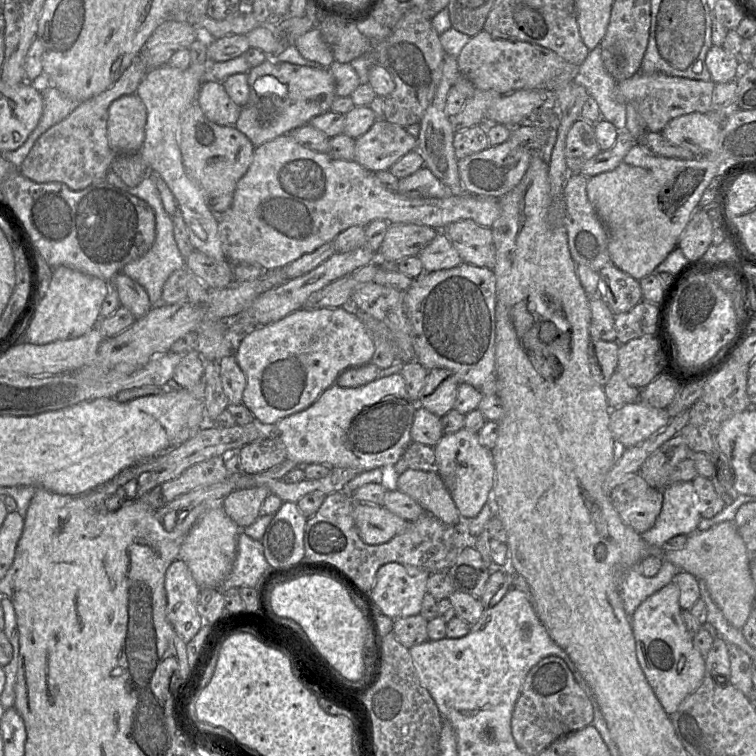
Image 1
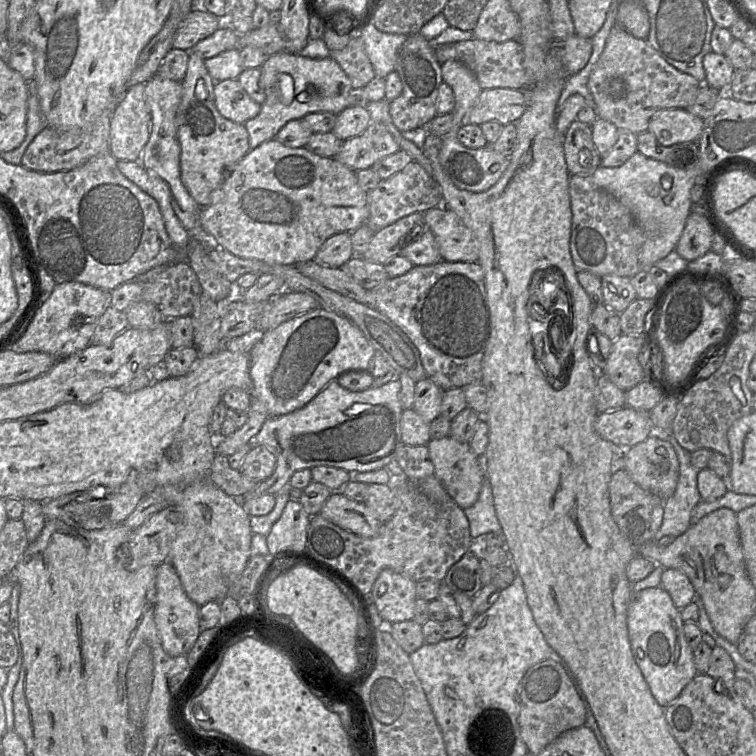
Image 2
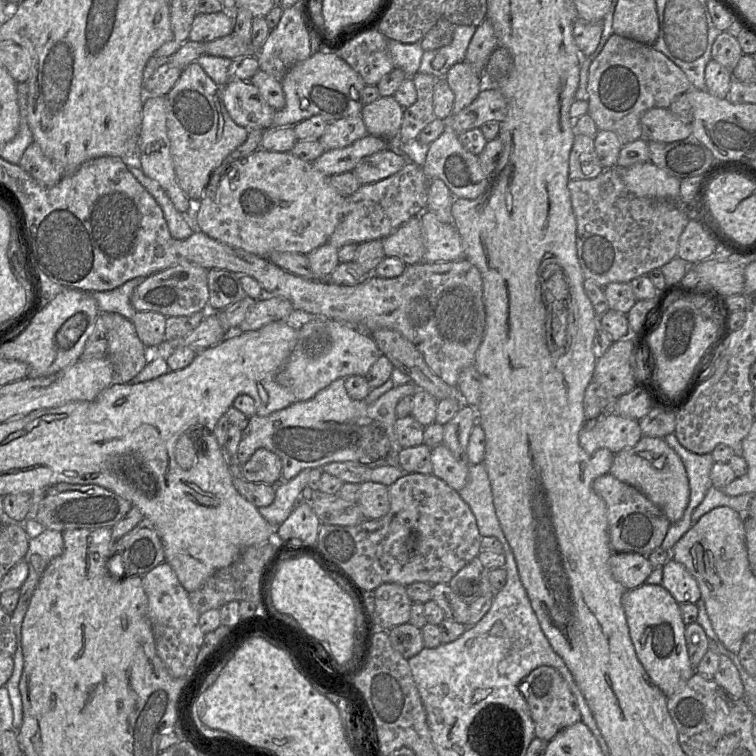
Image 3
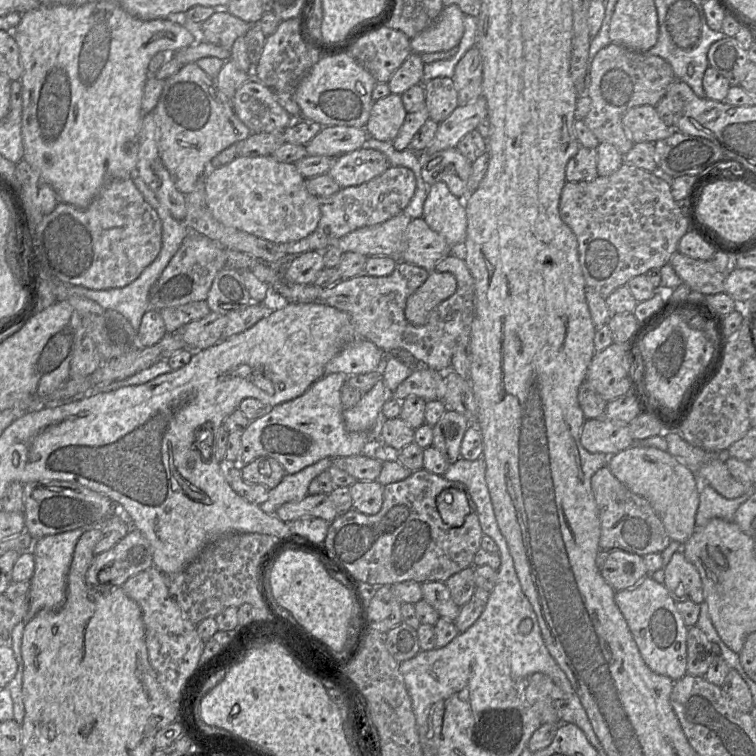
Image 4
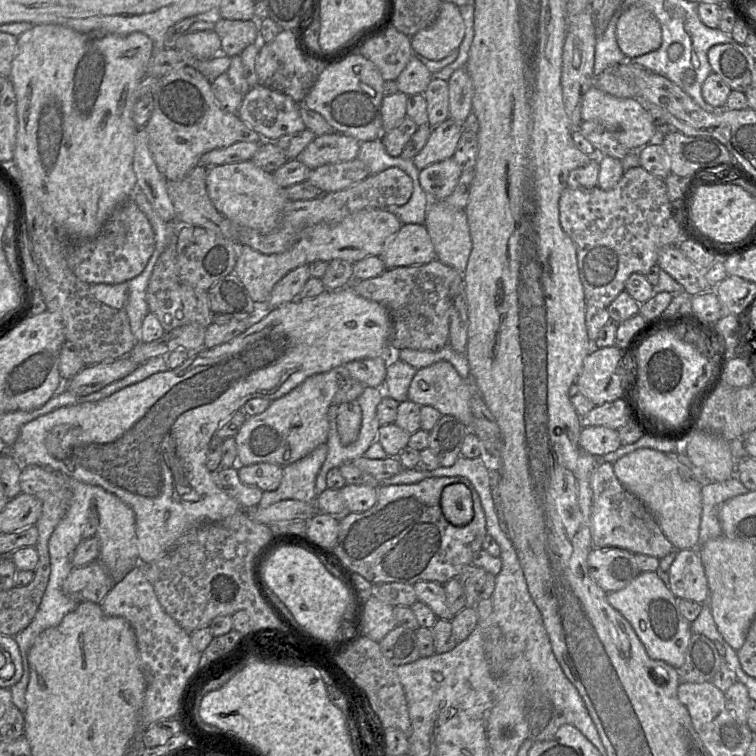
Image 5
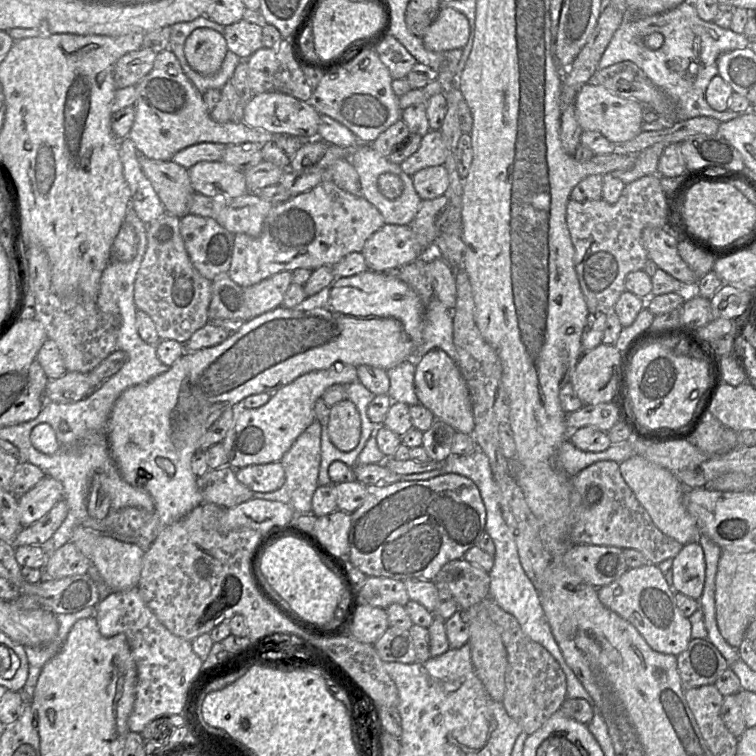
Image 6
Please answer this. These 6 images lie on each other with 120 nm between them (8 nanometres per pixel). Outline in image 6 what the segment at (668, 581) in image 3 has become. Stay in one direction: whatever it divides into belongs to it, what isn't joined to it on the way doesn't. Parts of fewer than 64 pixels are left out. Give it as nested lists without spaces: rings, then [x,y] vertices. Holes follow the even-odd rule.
[[[690,542],[684,545],[674,557],[671,569],[673,590],[699,600],[706,578],[704,552],[699,543]]]

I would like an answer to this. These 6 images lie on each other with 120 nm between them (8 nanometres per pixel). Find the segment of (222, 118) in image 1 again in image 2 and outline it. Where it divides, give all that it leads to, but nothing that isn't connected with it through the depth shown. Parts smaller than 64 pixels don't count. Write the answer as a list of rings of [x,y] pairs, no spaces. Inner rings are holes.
[[[238,79],[215,83],[214,95],[215,105],[220,114],[238,124],[253,119],[261,110],[261,104],[250,98]]]

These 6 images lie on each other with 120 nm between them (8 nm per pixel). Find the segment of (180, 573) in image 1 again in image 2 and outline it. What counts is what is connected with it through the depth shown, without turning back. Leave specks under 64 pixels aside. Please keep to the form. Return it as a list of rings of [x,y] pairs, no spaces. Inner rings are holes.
[[[169,560],[156,567],[154,620],[162,647],[172,657],[187,655],[201,632],[199,606],[185,593],[176,569]]]

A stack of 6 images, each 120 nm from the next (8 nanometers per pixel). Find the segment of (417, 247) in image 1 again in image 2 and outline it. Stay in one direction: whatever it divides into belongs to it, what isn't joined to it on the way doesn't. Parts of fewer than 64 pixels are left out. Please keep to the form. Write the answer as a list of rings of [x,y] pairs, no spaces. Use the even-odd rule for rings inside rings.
[[[414,213],[375,232],[367,249],[360,256],[365,260],[385,265],[400,254],[407,238],[424,229],[424,214]]]

